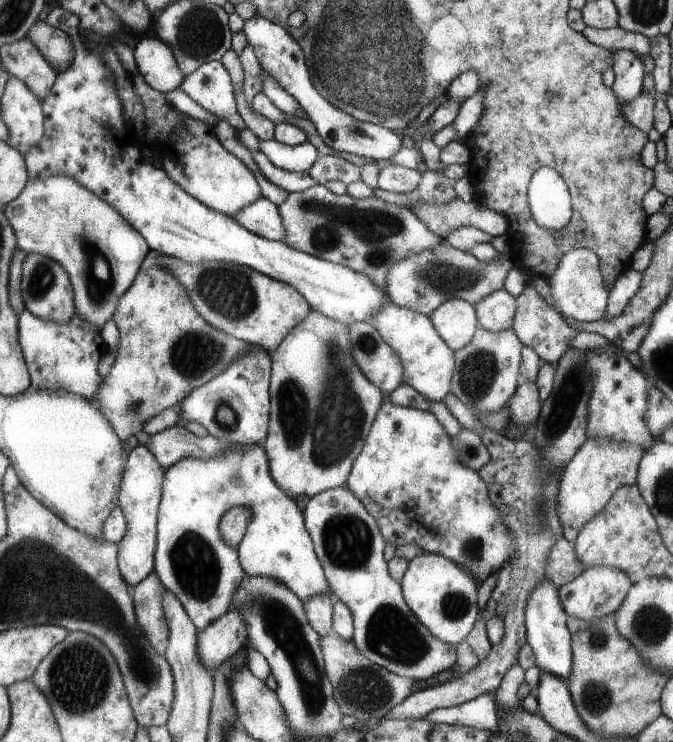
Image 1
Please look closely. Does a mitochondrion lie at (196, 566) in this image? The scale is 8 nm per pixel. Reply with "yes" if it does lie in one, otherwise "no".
yes

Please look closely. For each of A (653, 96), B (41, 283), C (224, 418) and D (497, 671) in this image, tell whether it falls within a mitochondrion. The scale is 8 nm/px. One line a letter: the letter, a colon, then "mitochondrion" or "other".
A: other
B: mitochondrion
C: mitochondrion
D: other

